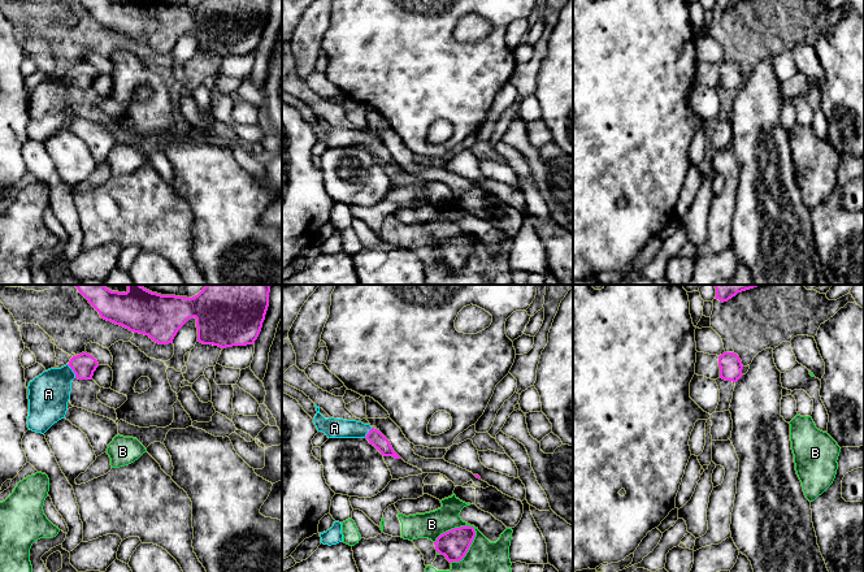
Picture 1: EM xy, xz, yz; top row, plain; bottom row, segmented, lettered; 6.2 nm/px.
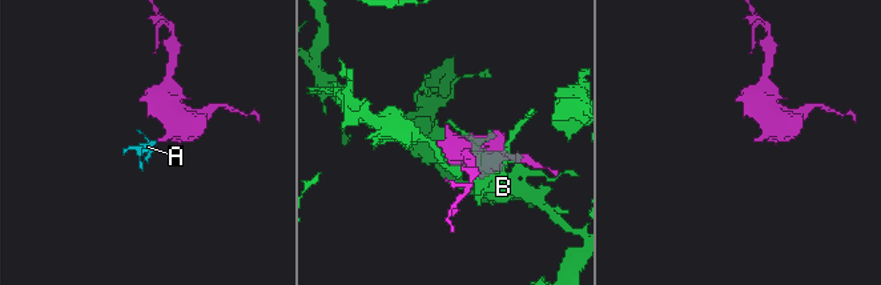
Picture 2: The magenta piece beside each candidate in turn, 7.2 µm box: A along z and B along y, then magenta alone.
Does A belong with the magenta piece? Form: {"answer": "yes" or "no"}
{"answer": "yes"}

